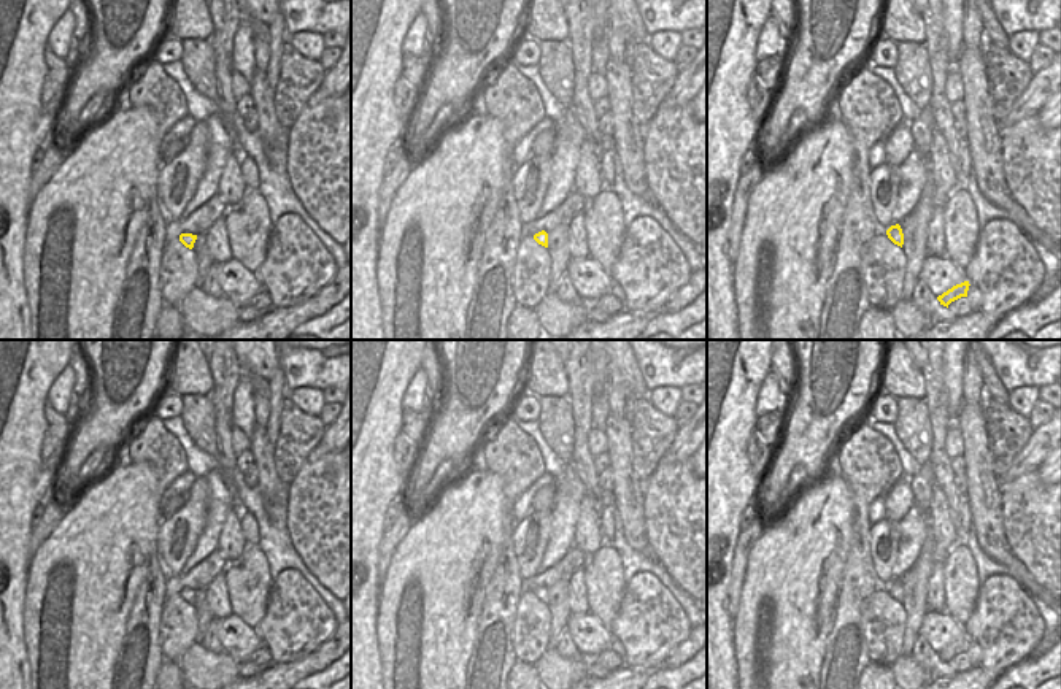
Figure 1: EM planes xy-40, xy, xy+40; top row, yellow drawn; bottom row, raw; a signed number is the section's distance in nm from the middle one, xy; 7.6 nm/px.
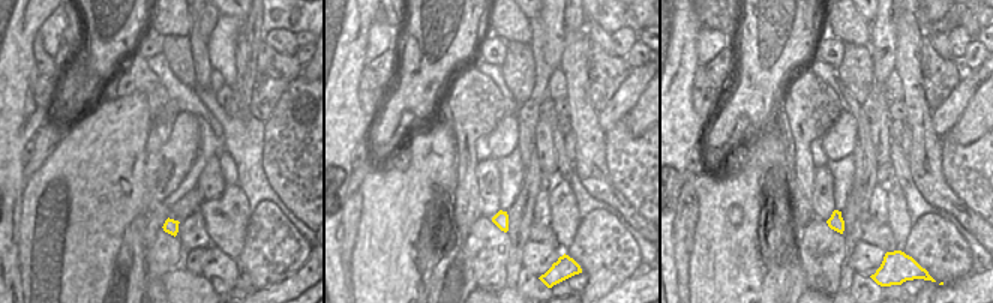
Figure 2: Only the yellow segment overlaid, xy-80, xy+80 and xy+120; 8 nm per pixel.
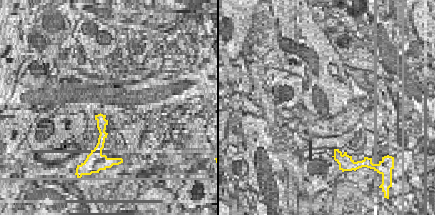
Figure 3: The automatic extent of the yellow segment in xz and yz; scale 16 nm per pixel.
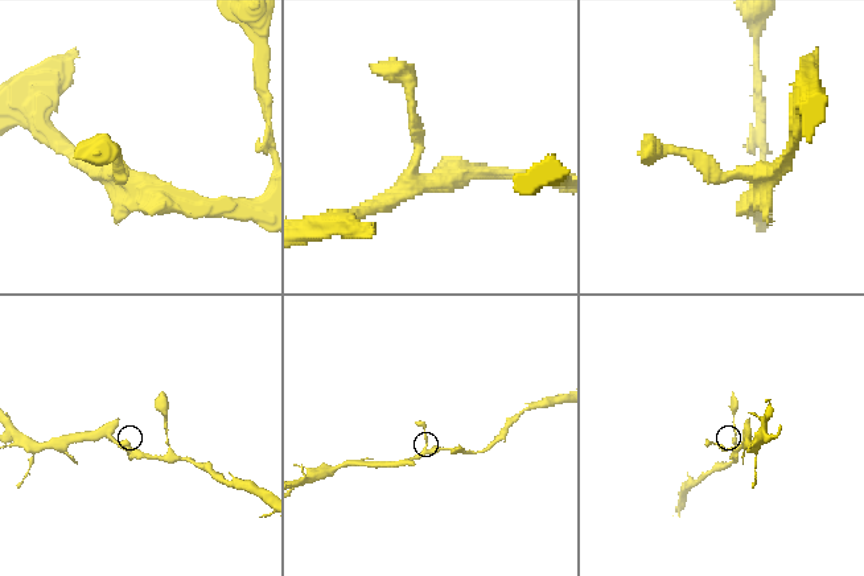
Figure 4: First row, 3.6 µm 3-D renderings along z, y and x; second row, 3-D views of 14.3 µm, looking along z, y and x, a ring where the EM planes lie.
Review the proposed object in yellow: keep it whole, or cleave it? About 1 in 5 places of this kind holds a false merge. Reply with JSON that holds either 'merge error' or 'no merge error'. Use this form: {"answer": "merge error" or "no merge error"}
{"answer": "no merge error"}

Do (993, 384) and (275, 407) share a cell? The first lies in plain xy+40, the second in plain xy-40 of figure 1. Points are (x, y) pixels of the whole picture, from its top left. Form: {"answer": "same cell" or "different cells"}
{"answer": "different cells"}

